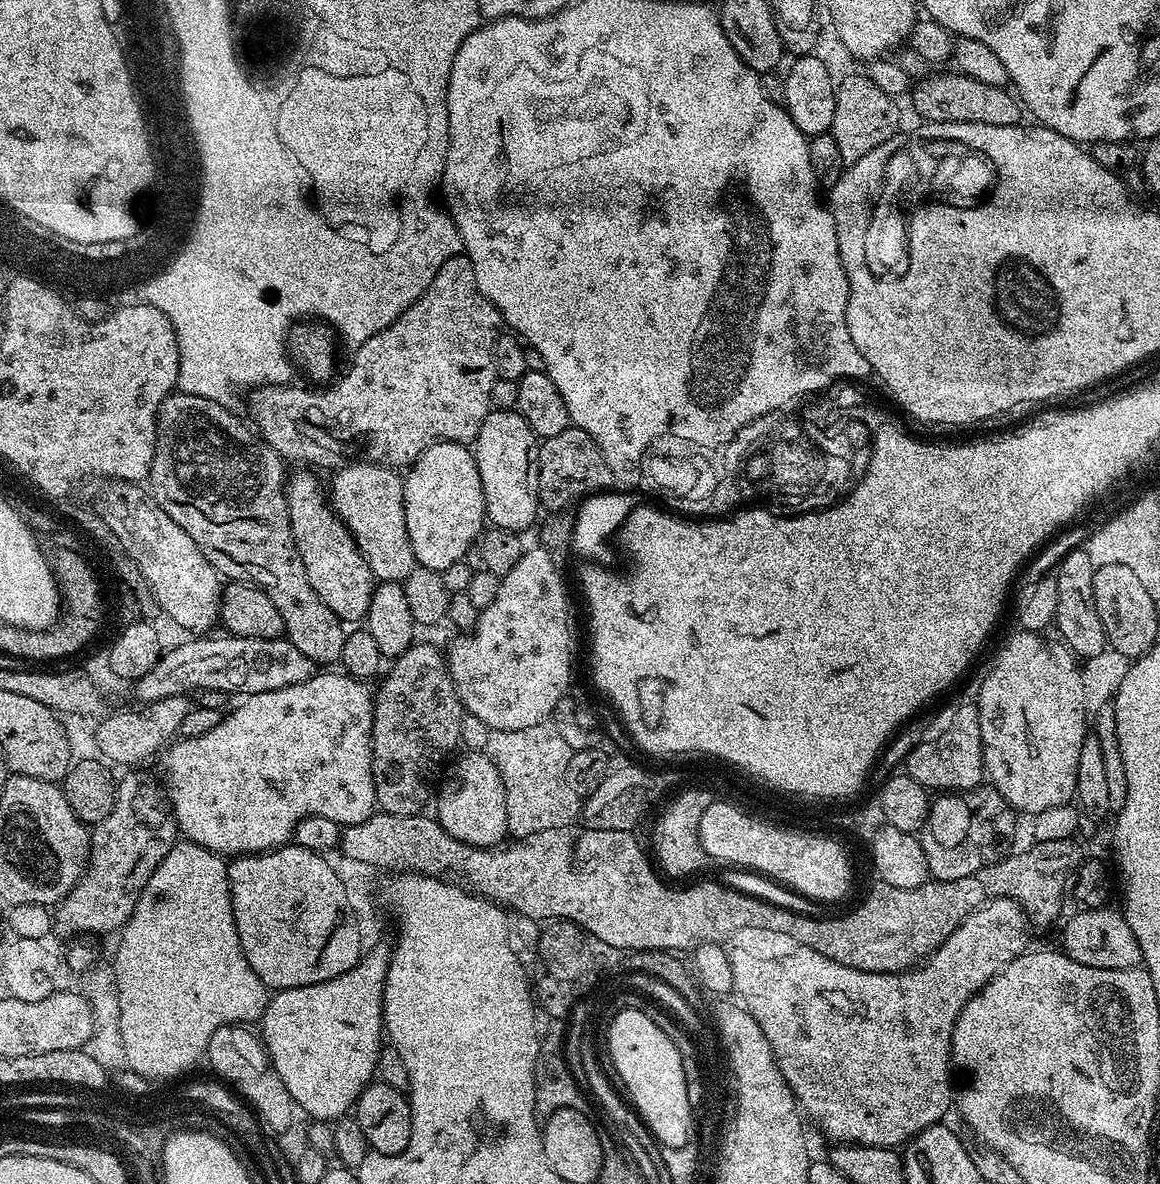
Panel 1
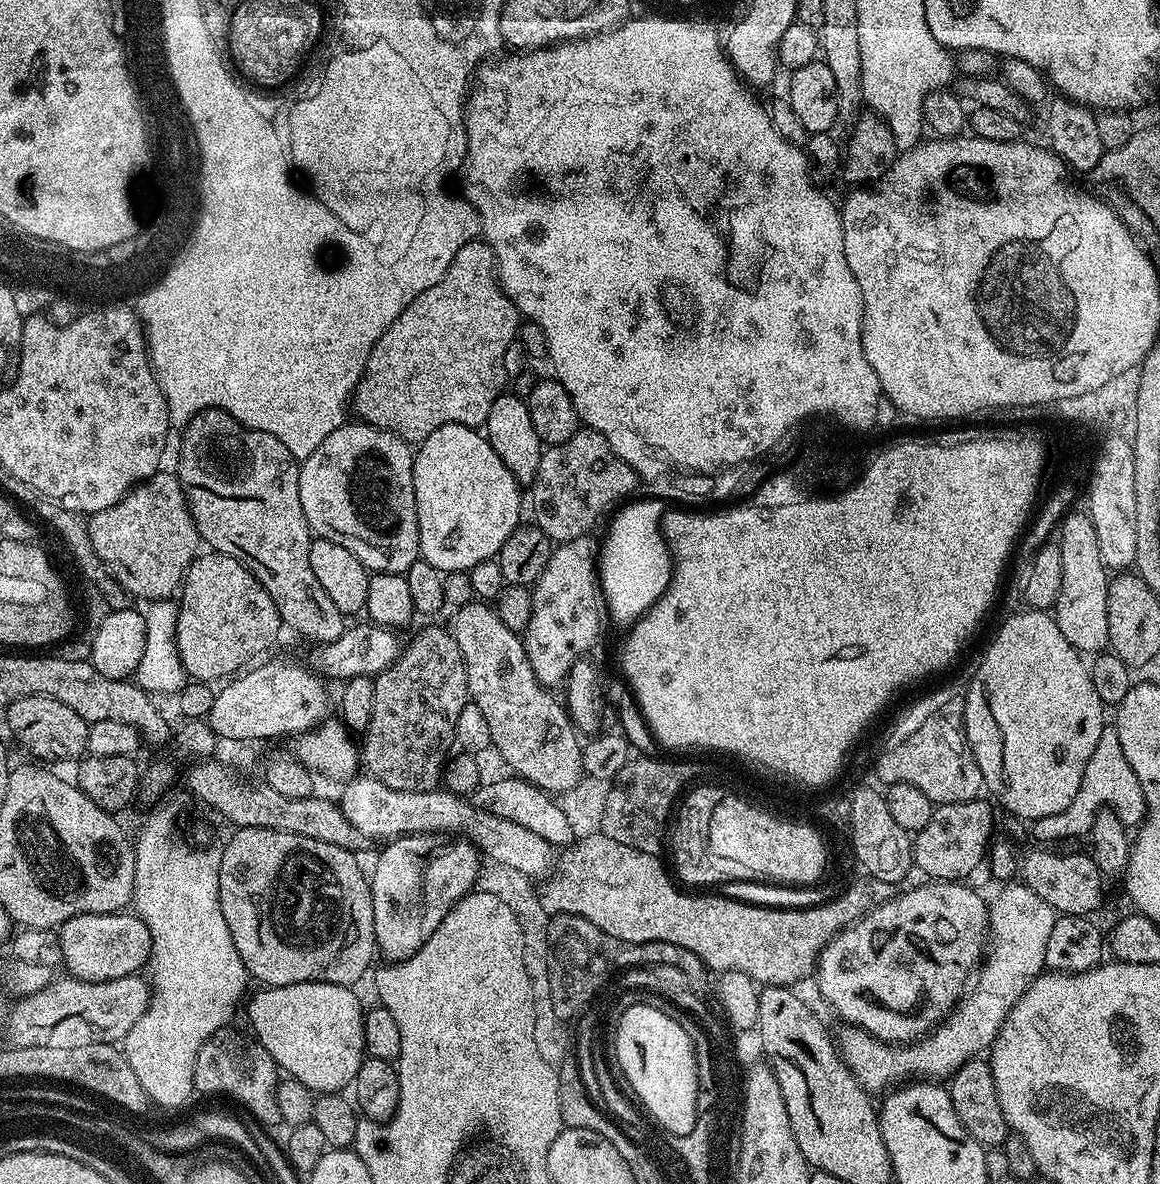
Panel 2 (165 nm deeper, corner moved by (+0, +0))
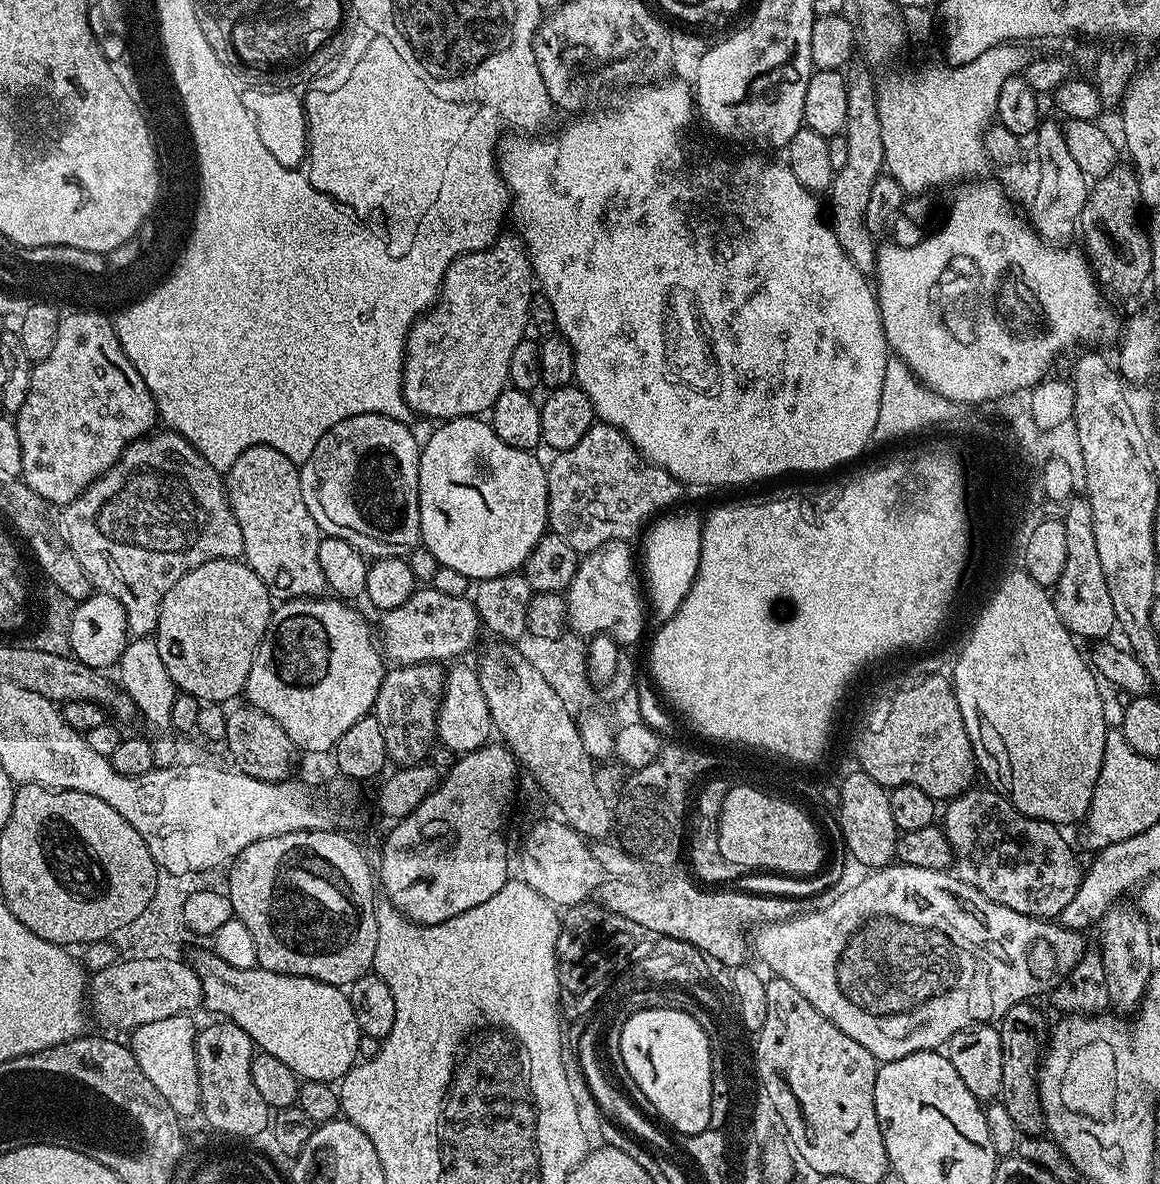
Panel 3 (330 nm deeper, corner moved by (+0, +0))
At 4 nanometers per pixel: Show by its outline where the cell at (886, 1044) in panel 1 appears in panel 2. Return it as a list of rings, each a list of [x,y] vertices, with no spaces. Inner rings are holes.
[[[1015,883],[1006,885],[997,894],[996,901],[991,901],[988,910],[990,951],[981,963],[970,991],[937,1028],[907,1046],[897,1046],[885,1044],[861,1028],[841,1027],[838,1035],[840,1055],[865,1092],[884,1094],[905,1082],[943,1081],[952,1077],[968,1060],[977,1059],[983,1048],[984,1051],[991,1049],[1002,1022],[1006,1022],[1018,998],[1022,998],[1037,976],[1045,971],[1046,946],[1058,917],[1057,911],[1042,902],[1027,884]]]

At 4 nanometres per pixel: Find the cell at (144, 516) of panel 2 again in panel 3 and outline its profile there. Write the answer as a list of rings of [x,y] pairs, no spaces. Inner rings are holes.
[[[156,430],[124,451],[112,469],[88,487],[77,500],[63,505],[58,535],[72,551],[72,559],[88,575],[93,589],[110,594],[122,602],[126,622],[133,637],[151,637],[158,626],[162,598],[194,566],[211,560],[243,557],[242,526],[234,518],[228,501],[226,480],[194,450],[186,438],[171,430]]]

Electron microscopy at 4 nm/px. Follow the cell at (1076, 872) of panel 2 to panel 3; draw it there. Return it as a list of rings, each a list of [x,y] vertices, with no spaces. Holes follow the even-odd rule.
[[[973,786],[968,791],[962,793],[960,796],[956,796],[953,800],[947,801],[945,810],[942,812],[942,820],[944,816],[944,828],[942,827],[942,836],[948,844],[952,847],[952,860],[956,863],[954,867],[954,874],[962,882],[966,882],[970,886],[974,886],[974,890],[978,890],[982,894],[986,894],[986,898],[990,898],[994,902],[998,902],[1000,905],[1006,906],[1008,909],[1017,910],[1018,913],[1026,914],[1027,916],[1039,916],[1041,918],[1056,918],[1061,915],[1063,907],[1071,902],[1071,899],[1075,897],[1076,891],[1079,888],[1082,877],[1082,868],[1076,865],[1076,856],[1072,853],[1072,848],[1059,836],[1059,831],[1053,830],[1048,826],[1040,826],[1036,833],[1032,836],[1032,827],[1034,827],[1034,821],[1031,816],[1022,814],[1018,809],[1009,802],[1007,796],[1000,795],[999,792],[993,790],[991,787]]]

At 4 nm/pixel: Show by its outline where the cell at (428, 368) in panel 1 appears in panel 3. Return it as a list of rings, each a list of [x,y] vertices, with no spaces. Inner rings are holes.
[[[501,234],[496,237],[495,244],[491,248],[483,248],[480,252],[465,252],[459,256],[456,261],[446,270],[444,281],[440,287],[440,294],[436,298],[436,303],[424,313],[418,316],[412,323],[412,327],[408,329],[408,341],[404,347],[404,401],[408,404],[409,409],[413,413],[416,412],[420,416],[429,416],[430,419],[436,420],[432,422],[443,422],[453,420],[454,418],[462,418],[463,416],[479,416],[483,417],[494,406],[504,389],[509,387],[508,371],[510,370],[510,357],[514,354],[514,346],[518,346],[520,340],[525,339],[526,333],[529,331],[529,312],[531,298],[534,293],[534,277],[532,274],[532,263],[528,257],[528,247],[524,245],[523,238],[519,234]]]

